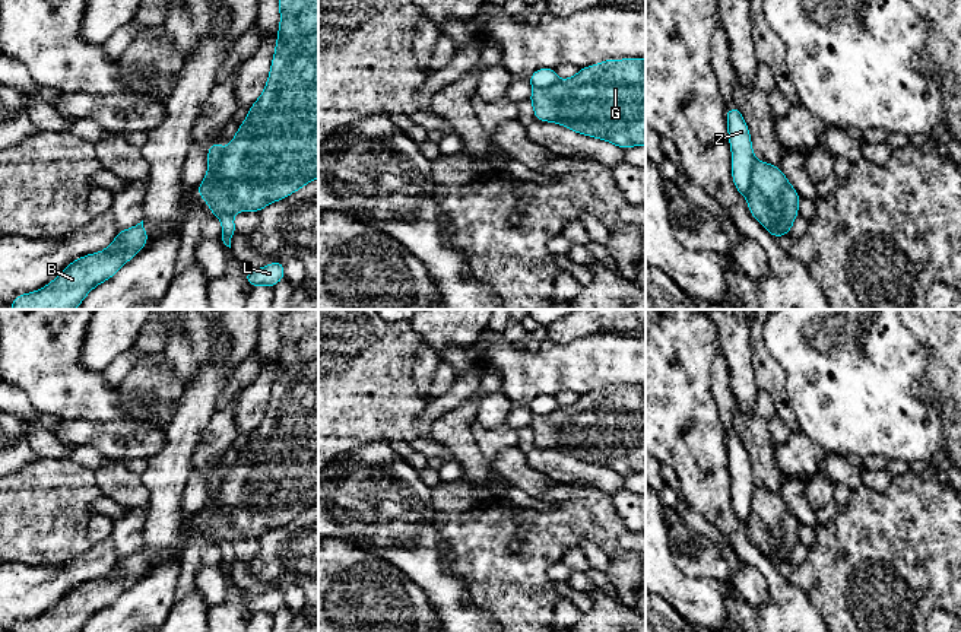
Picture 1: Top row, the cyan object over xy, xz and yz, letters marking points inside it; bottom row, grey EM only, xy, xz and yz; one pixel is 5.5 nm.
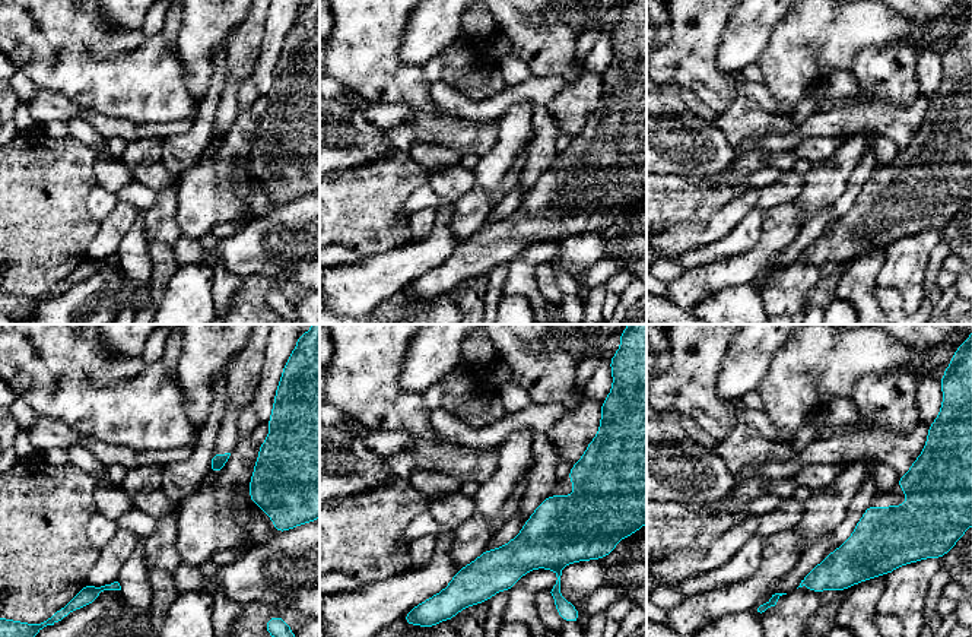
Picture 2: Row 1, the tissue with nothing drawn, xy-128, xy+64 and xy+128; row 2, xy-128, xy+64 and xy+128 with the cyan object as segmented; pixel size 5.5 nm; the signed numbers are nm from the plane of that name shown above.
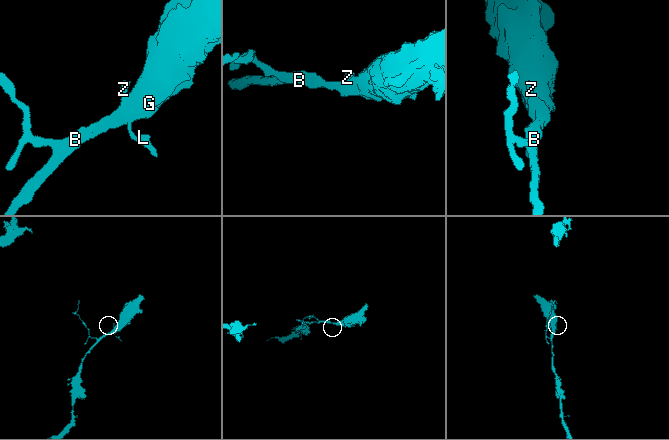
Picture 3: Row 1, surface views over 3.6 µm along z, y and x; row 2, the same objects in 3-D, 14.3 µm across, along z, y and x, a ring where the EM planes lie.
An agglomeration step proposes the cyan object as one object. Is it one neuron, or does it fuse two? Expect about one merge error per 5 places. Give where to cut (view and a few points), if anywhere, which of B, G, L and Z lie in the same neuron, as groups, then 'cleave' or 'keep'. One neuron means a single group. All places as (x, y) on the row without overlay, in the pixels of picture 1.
cut in yz along (755, 488), (751, 496), (751, 513), (745, 523); B G / L Z; cleave

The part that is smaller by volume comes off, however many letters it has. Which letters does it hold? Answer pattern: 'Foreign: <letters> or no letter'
Foreign: L, Z

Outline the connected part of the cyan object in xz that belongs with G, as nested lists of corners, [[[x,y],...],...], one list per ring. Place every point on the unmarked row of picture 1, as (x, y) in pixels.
[[[640,384],[606,387],[583,394],[571,406],[549,415],[535,415],[530,429],[535,447],[561,452],[590,464],[597,464],[621,476],[646,471],[646,387]]]

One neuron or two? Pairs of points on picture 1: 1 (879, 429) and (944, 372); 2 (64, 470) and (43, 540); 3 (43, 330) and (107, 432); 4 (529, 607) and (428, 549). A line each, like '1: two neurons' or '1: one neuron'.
1: two neurons
2: one neuron
3: two neurons
4: two neurons

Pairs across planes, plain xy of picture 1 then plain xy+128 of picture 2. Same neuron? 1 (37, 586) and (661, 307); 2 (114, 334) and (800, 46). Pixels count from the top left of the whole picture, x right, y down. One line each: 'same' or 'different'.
1: different
2: different

